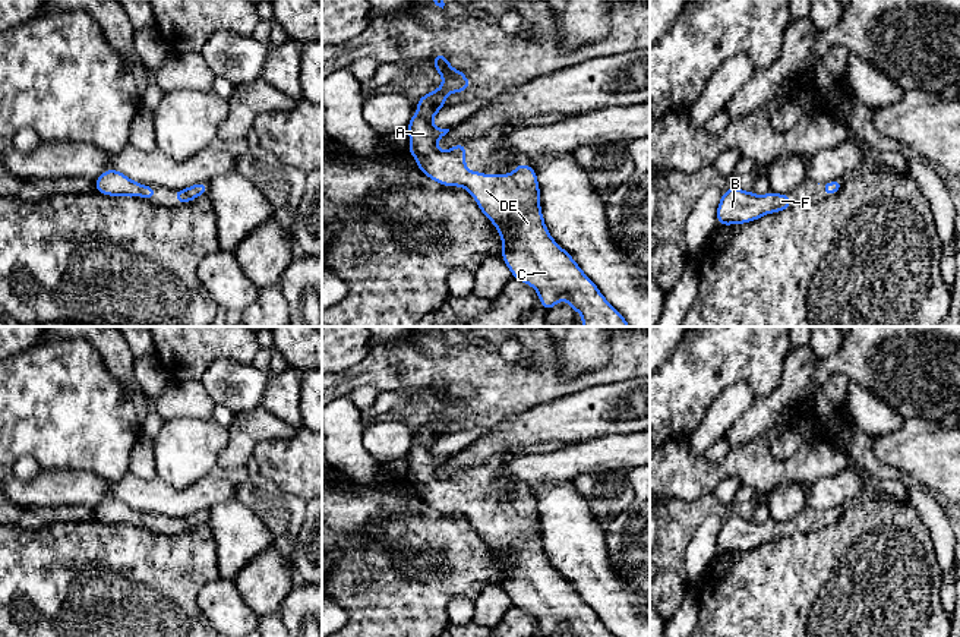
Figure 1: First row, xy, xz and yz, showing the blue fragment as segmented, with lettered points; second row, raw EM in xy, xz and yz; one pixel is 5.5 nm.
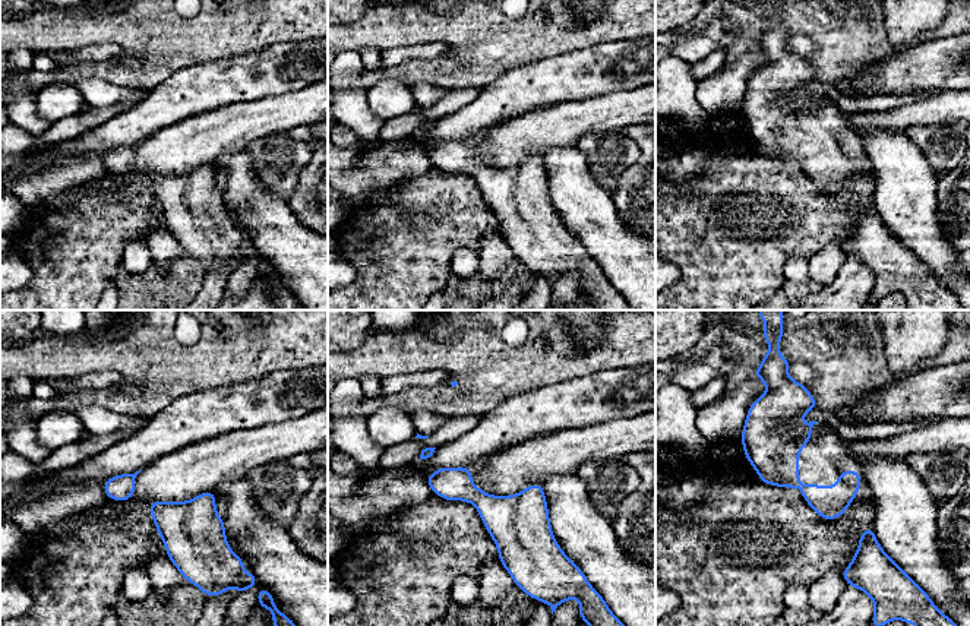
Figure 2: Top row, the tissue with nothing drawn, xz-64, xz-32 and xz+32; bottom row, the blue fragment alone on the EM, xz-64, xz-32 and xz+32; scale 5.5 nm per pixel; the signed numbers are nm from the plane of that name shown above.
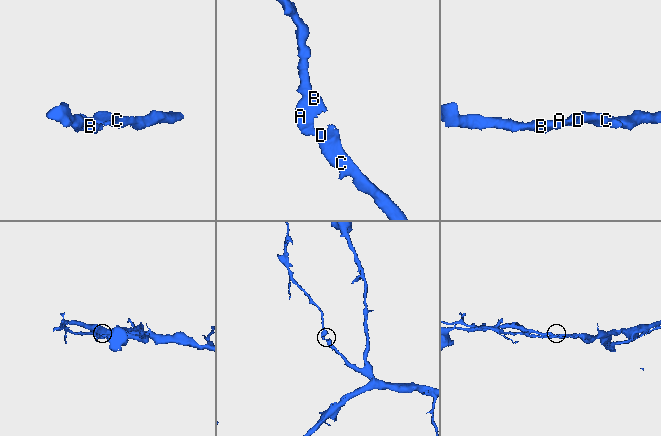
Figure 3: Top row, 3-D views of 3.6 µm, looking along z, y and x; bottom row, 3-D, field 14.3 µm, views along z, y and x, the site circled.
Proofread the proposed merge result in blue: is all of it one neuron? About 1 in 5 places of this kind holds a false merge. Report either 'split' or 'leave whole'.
leave whole

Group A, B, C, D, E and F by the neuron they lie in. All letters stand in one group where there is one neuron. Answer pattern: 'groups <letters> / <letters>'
groups A B C D E F

